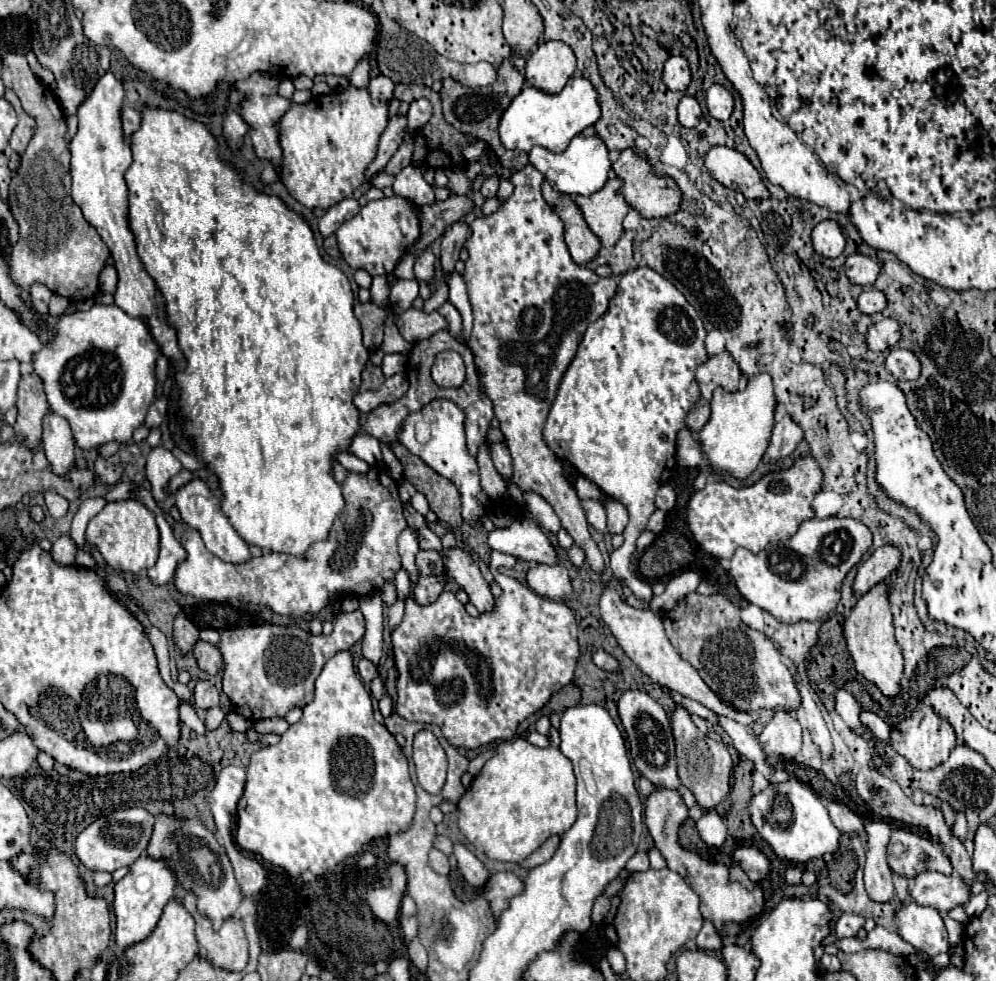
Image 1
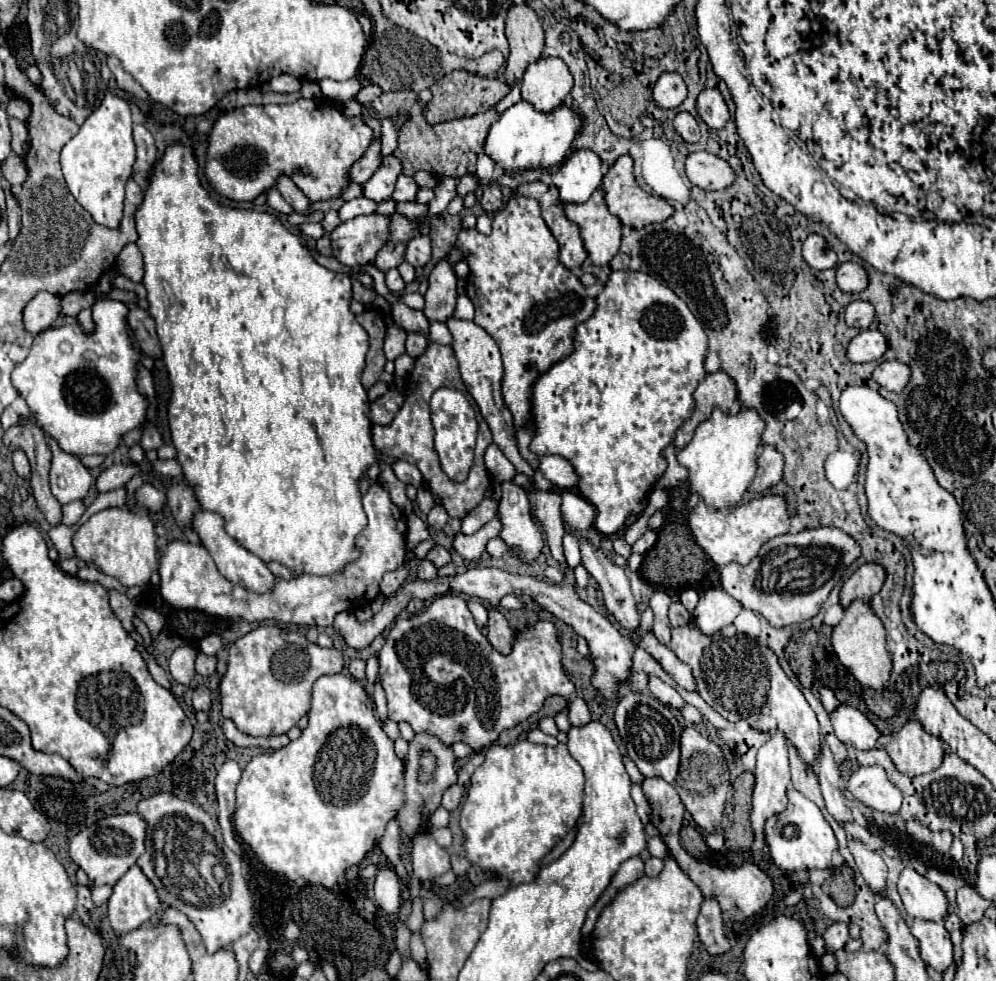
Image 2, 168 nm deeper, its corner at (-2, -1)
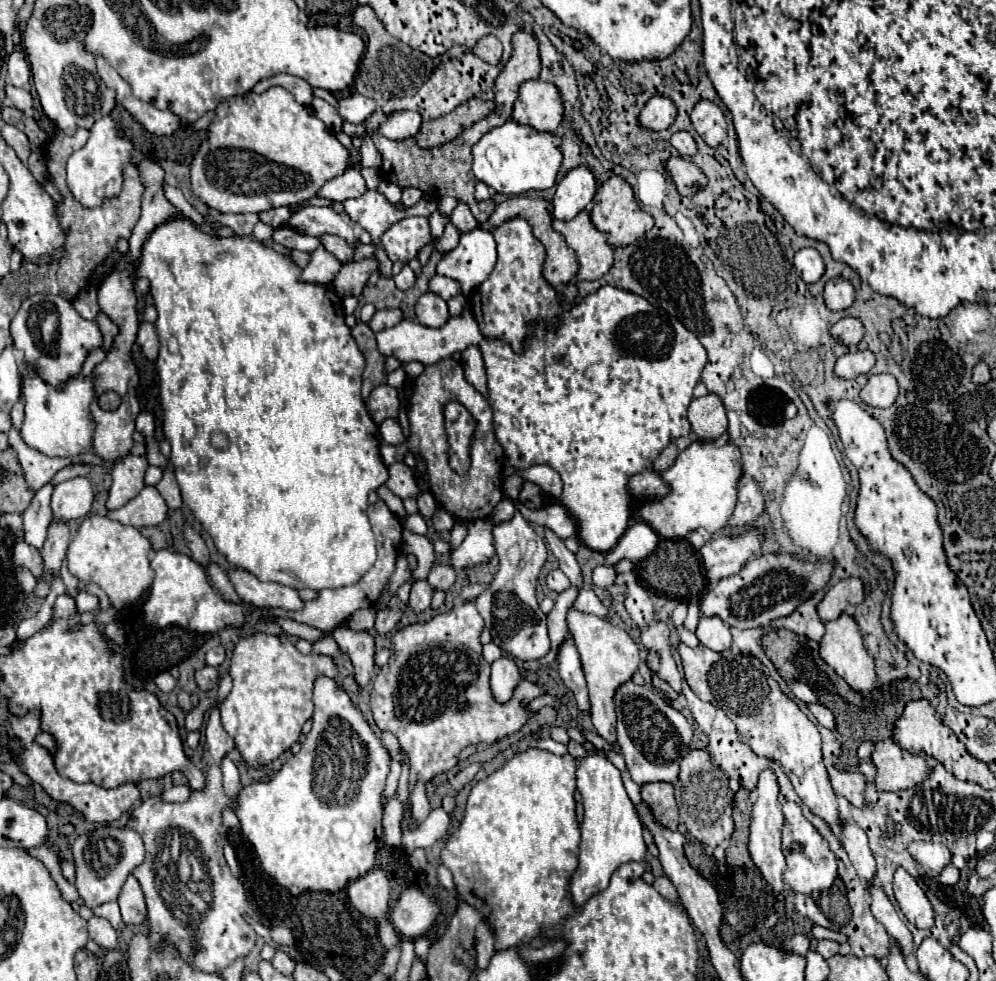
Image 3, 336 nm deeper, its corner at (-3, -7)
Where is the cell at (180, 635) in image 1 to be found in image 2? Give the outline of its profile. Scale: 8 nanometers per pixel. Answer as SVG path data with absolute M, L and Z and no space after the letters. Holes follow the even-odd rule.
M181 646L173 652L169 660L169 668L175 682L179 684L191 682L191 678L195 676L195 656L197 656L197 650L191 646Z

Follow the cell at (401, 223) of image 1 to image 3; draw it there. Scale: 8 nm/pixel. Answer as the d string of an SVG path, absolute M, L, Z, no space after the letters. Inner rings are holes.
M322 236L320 242L322 242L322 246L324 246L330 254L334 254L342 264L346 264L346 262L350 262L350 260L354 258L354 250L356 250L356 246L358 246L358 244L350 244L348 240L344 240L344 238L340 238L340 236Z

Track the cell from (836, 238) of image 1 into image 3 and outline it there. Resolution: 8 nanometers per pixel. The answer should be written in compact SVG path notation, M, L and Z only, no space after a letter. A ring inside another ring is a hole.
M802 248L796 252L794 256L794 268L798 272L798 276L806 282L806 284L814 284L822 278L826 266L824 260L820 256L820 252L816 248Z

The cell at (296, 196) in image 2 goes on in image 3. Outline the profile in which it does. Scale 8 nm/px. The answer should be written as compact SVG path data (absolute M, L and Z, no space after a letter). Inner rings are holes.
M310 204L300 206L300 210L290 218L290 226L308 236L336 234L348 242L356 242L356 232L352 230L352 226L346 224L332 208L318 208Z

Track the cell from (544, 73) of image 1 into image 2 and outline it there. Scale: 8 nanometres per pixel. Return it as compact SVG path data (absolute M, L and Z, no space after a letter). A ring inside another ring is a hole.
M541 58L527 66L521 100L531 102L539 112L551 112L559 108L573 88L573 78L559 58Z

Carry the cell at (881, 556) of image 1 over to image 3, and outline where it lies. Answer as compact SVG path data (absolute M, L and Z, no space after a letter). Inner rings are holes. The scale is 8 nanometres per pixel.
M844 578L840 580L832 590L828 590L828 594L824 596L824 600L820 602L820 618L824 622L836 620L846 608L850 606L858 606L860 602L864 602L864 582L860 578Z

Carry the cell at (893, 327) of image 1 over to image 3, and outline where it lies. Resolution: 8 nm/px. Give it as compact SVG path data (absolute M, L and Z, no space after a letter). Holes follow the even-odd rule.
M852 350L836 360L834 372L840 378L856 378L860 374L868 374L876 364L876 354L870 350Z

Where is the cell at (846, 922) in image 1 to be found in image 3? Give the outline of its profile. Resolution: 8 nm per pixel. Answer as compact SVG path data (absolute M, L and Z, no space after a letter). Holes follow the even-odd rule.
M820 940L818 942L818 946L816 946L816 950L828 960L828 958L832 958L834 954L838 954L838 950L840 950L840 944L838 942L834 942L834 940Z

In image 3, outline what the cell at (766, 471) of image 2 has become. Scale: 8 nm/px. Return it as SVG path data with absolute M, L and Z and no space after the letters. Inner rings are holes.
M742 478L738 488L738 504L730 518L730 524L746 526L752 524L764 512L764 494L754 478Z

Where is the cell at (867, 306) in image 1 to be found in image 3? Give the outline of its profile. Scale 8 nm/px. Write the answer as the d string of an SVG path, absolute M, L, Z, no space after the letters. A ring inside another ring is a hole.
M846 316L832 326L832 336L850 348L856 348L864 336L864 324L854 316Z

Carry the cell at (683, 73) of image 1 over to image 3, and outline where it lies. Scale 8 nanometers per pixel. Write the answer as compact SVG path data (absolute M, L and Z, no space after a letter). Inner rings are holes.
M652 96L646 102L646 106L638 118L644 128L664 130L676 120L676 114L678 114L678 108L676 108L674 100L670 100L666 96Z

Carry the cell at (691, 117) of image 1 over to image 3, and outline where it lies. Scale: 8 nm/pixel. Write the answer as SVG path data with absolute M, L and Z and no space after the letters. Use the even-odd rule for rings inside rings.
M686 130L674 132L672 138L670 138L670 142L672 142L672 146L674 146L684 158L692 158L692 156L696 154L696 142L694 142L692 134L686 132Z

